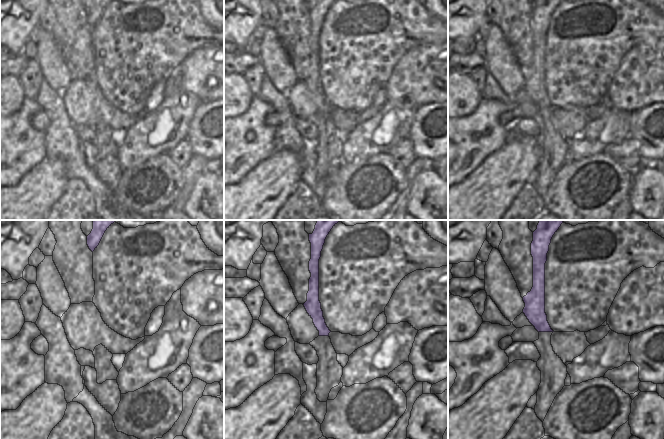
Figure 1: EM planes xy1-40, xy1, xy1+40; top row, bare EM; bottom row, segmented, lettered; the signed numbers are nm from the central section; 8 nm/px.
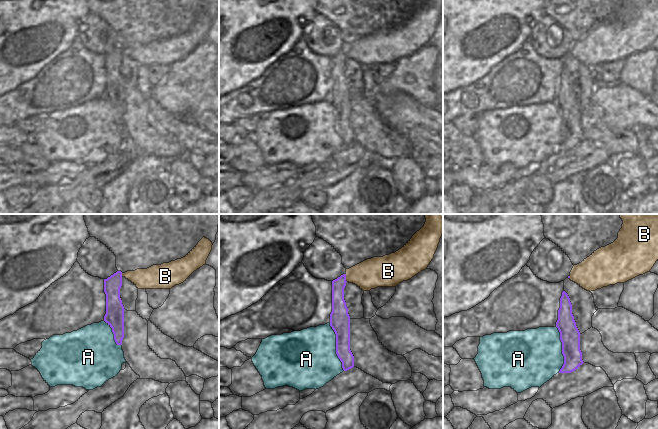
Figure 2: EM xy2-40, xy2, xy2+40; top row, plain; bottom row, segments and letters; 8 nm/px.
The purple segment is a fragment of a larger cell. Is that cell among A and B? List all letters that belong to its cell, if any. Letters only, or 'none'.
none

